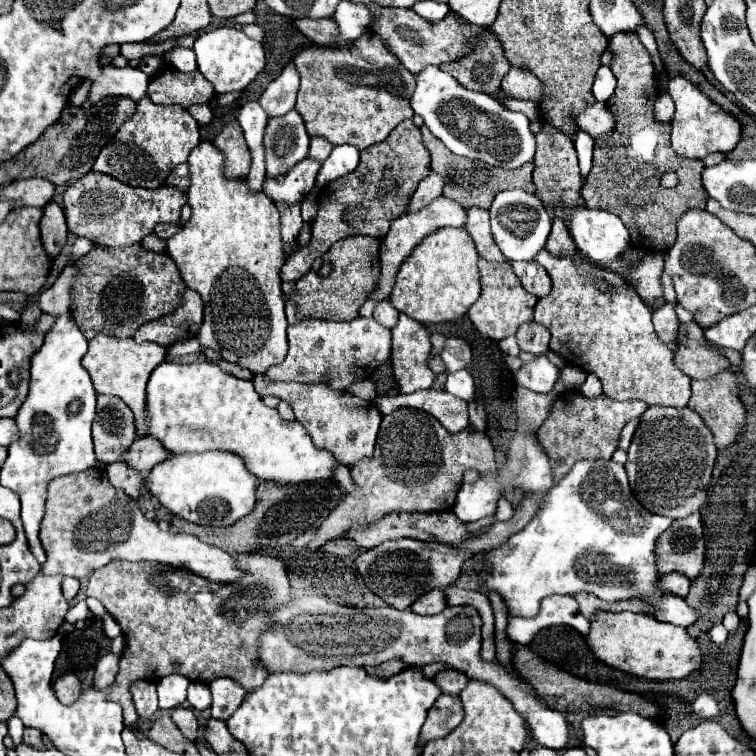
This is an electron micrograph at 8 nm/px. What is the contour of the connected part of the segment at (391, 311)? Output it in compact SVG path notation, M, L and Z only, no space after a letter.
M381 301L375 311L373 311L373 319L377 323L381 323L383 327L389 327L393 329L397 325L397 319L399 319L399 311L389 303L389 301Z

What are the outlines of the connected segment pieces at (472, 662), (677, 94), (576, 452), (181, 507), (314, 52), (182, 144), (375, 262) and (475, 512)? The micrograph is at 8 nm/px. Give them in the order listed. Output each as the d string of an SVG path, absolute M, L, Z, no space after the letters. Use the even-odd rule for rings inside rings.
M301 597L293 599L285 607L277 607L271 617L271 629L261 635L261 661L269 673L309 673L309 671L329 671L333 667L375 667L389 659L403 659L407 665L427 665L433 661L443 661L449 667L463 671L469 679L479 679L495 685L525 717L531 725L533 737L539 745L561 751L571 739L571 727L567 725L563 713L549 709L539 703L535 695L521 691L519 681L511 677L501 665L485 663L479 657L481 651L481 617L477 609L469 605L445 607L441 613L425 617L411 609L357 609L333 603L323 597Z
M673 77L669 81L667 93L675 101L675 117L671 121L671 147L682 157L703 159L710 153L729 153L741 139L739 121L705 97L695 85L683 77Z
M577 389L565 391L557 397L551 415L541 425L537 439L545 449L555 483L561 481L579 459L605 459L609 461L617 449L619 433L629 419L639 417L647 409L643 401L615 401L607 395L599 395L597 399L583 397Z
M227 451L169 455L147 477L147 489L173 515L197 525L229 527L253 511L257 477L245 469L239 455Z
M365 33L347 47L313 47L301 51L295 57L297 69L301 73L301 87L297 95L295 109L303 115L305 127L311 137L325 137L333 145L355 145L359 151L383 141L403 119L413 117L409 99L415 91L415 75L401 67L401 61L389 51L385 41L377 33Z
M143 97L137 103L135 115L127 119L117 135L101 149L93 171L105 173L131 187L157 189L179 163L187 161L199 141L199 125L187 109L177 105L155 105L149 97Z
M347 237L337 241L325 255L315 259L311 271L303 275L299 281L295 281L295 291L293 295L285 295L285 311L287 311L287 321L289 325L299 323L301 319L327 319L327 321L351 321L359 315L359 307L367 301L369 293L373 291L377 279L379 279L379 239L373 237ZM329 263L331 271L327 277L319 277L317 269L321 265Z
M478 479L472 484L463 483L453 505L453 513L463 521L477 521L495 513L493 483Z

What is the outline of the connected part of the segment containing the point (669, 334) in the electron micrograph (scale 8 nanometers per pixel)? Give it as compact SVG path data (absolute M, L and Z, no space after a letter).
M663 305L655 311L655 333L659 335L659 339L665 343L665 345L673 345L673 341L677 339L677 327L679 327L679 321L677 321L677 315L673 311L673 305Z

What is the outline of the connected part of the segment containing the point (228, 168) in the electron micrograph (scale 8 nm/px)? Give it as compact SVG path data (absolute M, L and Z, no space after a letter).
M237 121L223 127L223 131L215 137L215 147L219 147L225 155L225 175L229 179L245 179L251 167L251 153Z

